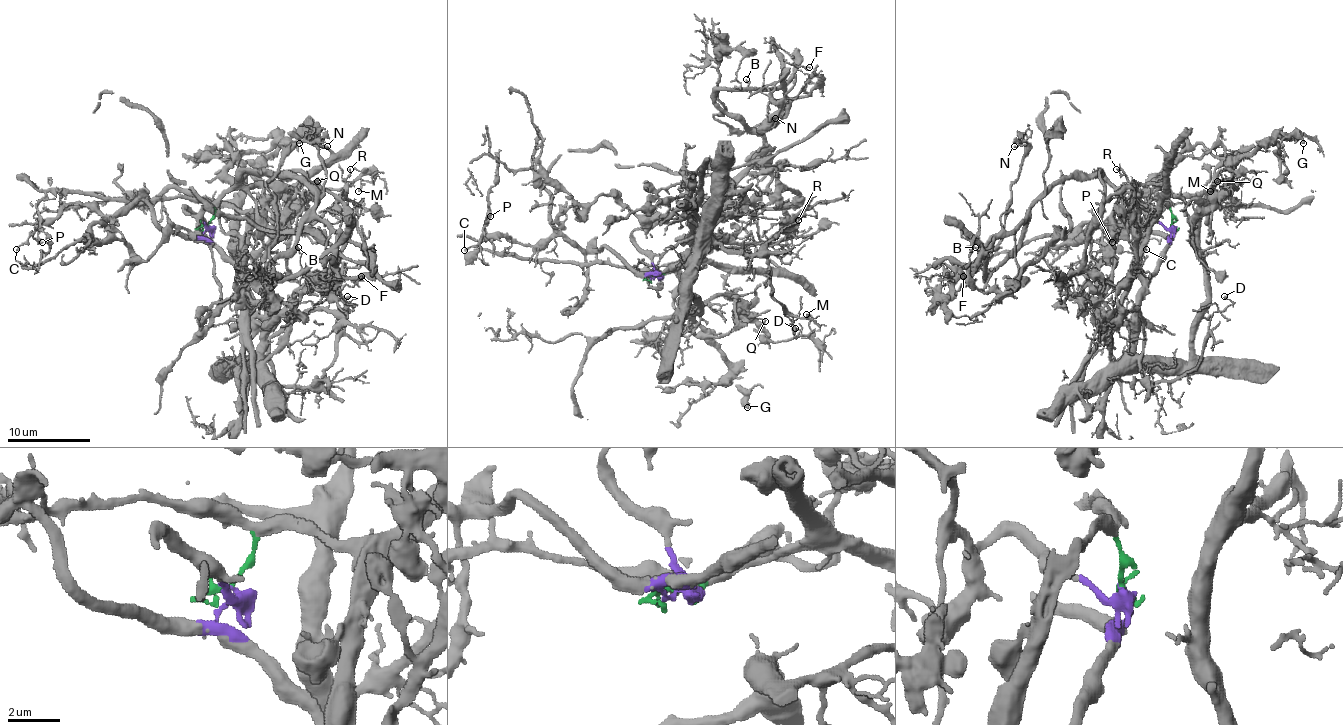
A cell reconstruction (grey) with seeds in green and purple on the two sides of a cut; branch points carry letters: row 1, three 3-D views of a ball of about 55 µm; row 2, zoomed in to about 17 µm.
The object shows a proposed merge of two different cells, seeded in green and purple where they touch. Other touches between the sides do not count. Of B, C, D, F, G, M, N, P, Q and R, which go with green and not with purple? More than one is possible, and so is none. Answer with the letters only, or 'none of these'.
C, P

